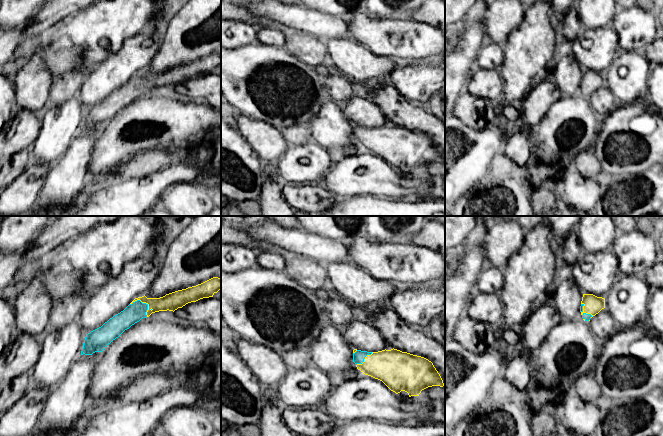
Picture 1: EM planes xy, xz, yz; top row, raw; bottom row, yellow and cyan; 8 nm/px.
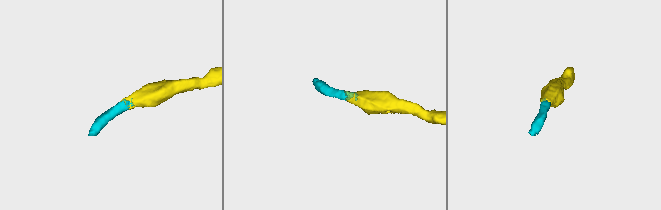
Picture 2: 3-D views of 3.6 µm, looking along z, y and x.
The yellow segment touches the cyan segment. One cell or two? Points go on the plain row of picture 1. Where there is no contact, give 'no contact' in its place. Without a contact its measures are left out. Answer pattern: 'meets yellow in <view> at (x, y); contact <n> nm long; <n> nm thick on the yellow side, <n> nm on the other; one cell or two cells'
meets yellow in xy at (144, 78); contact 180 nm long; 140 nm thick on the yellow side, 160 nm on the other; one cell

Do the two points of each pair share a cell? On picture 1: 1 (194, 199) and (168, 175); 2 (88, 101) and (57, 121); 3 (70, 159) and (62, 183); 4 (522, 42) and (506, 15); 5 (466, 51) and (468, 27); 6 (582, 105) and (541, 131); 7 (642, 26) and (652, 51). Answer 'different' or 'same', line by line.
1: different
2: different
3: same
4: different
5: same
6: same
7: different

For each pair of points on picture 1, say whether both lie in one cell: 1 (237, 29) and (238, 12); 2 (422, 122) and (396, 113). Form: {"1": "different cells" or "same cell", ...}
{"1": "different cells", "2": "same cell"}

